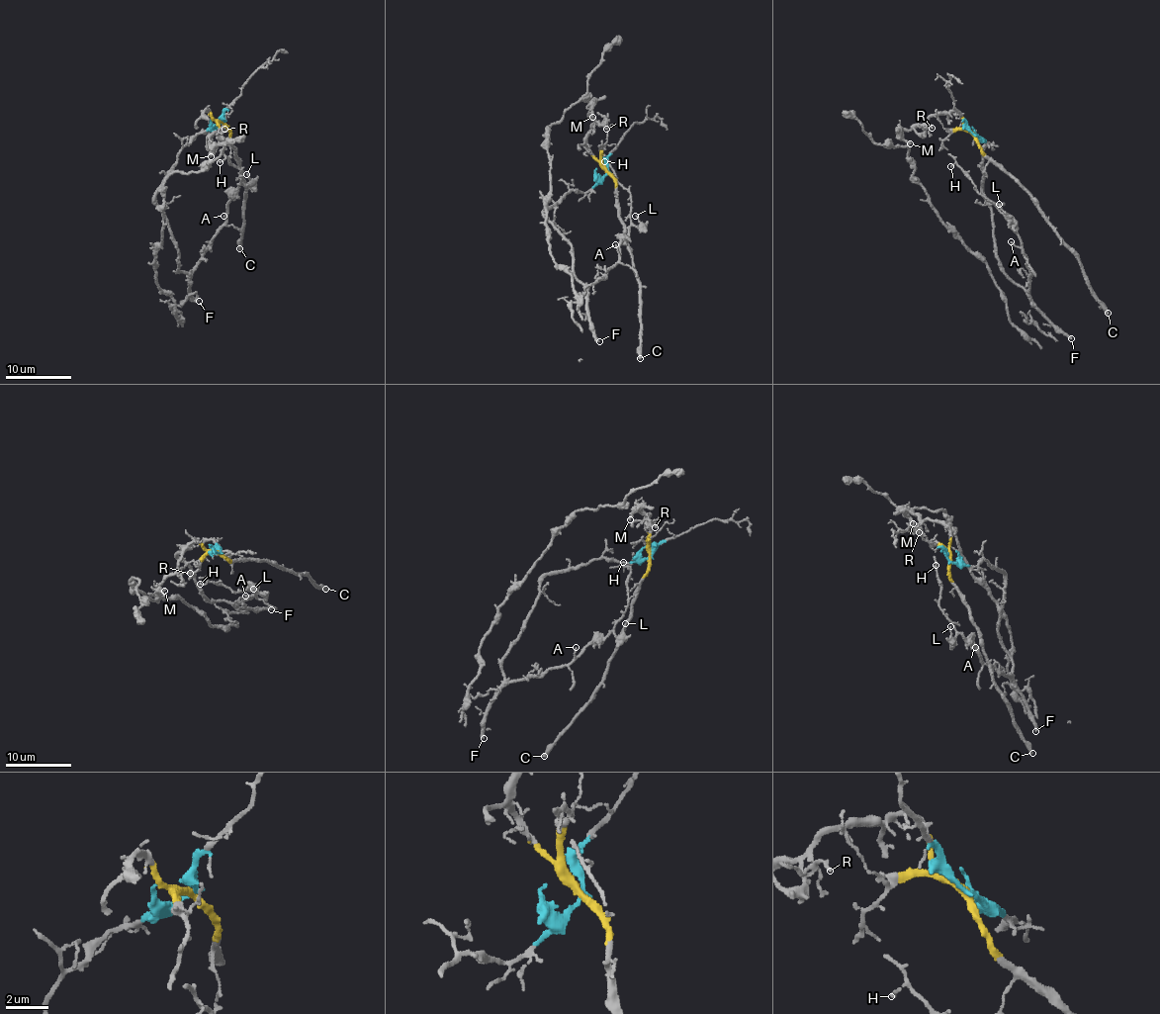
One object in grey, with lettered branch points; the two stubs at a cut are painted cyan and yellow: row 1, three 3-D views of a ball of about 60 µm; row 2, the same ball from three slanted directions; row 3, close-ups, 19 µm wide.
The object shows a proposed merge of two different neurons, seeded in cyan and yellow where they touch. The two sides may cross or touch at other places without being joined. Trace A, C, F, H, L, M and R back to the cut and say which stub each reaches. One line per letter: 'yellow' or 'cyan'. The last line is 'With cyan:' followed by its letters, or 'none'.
A: cyan
C: yellow
F: cyan
H: cyan
L: cyan
M: yellow
R: yellow
With cyan: A, F, H, L

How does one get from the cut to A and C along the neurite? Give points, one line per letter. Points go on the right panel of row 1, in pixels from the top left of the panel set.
A: (974, 136), (989, 141), (982, 149), (982, 197), (992, 219), (998, 264), (1028, 291), (1026, 255), (1010, 241)
C: (974, 136), (981, 150), (1028, 194), (1076, 256), (1094, 298), (1109, 314)

